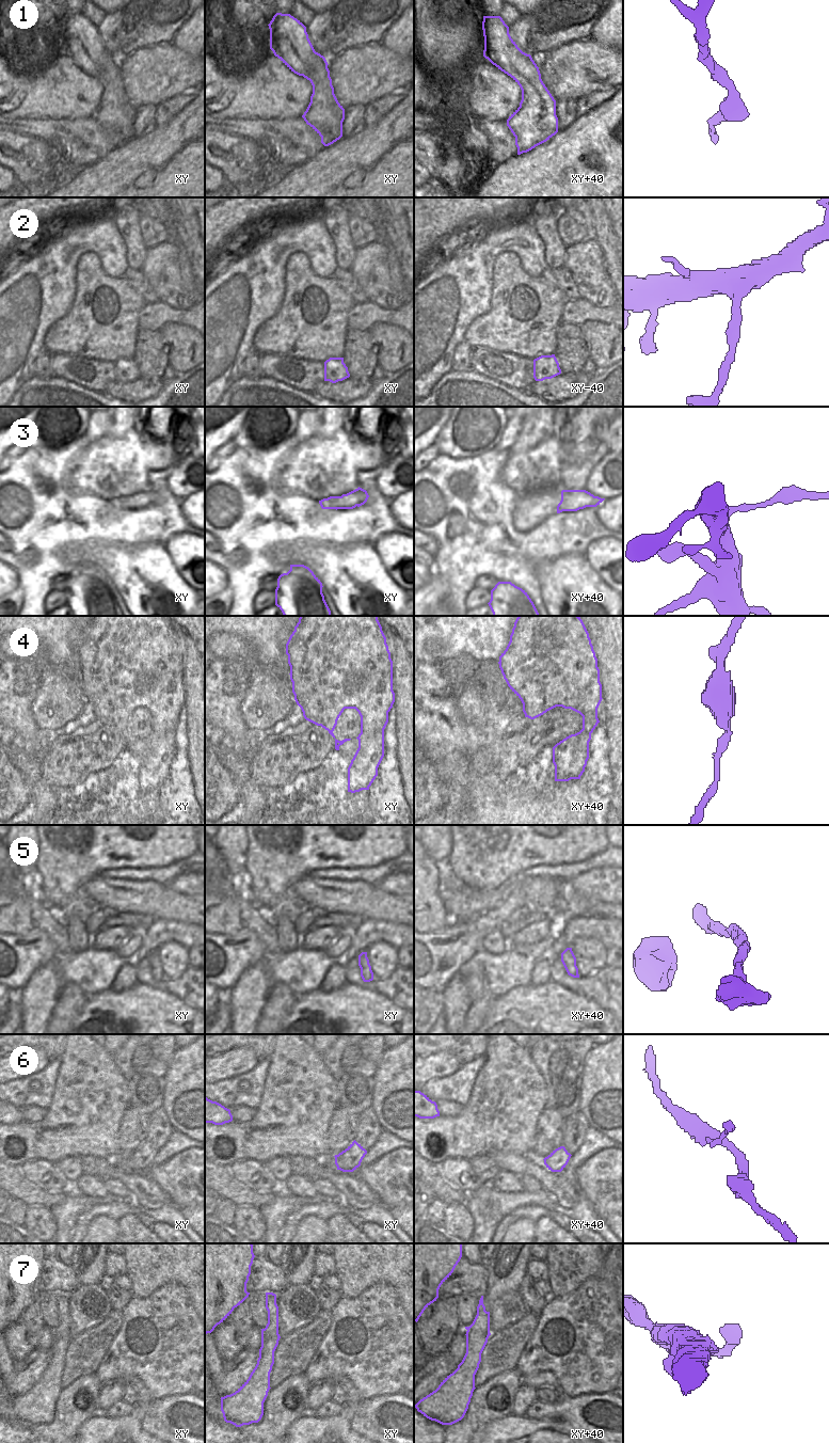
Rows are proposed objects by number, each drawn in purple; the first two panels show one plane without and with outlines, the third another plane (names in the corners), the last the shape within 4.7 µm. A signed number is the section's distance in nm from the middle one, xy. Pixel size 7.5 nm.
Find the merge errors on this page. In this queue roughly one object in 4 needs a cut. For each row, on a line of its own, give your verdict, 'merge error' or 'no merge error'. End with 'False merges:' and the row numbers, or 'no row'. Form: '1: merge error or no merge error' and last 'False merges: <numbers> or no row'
1: no merge error
2: no merge error
3: merge error
4: no merge error
5: no merge error
6: no merge error
7: no merge error
False merges: 3

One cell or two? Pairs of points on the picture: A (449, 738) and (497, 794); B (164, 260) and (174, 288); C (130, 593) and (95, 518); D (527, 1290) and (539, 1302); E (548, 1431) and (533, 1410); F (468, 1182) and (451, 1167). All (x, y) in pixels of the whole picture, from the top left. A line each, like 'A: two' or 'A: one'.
A: one
B: one
C: two
D: one
E: two
F: one

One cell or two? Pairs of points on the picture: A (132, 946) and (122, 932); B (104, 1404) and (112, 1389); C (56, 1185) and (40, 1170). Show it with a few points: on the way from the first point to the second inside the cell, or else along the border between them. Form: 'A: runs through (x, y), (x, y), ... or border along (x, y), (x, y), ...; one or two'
A: border along (130, 931), (127, 938), (115, 950); two
B: runs through (105, 1400), (111, 1392); one
C: runs through (49, 1185), (43, 1184), (43, 1176); one

